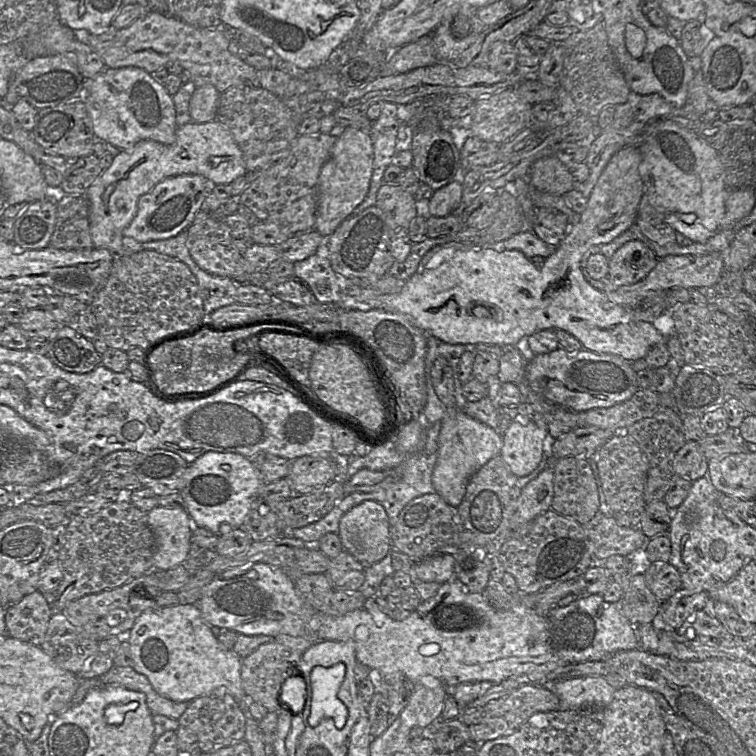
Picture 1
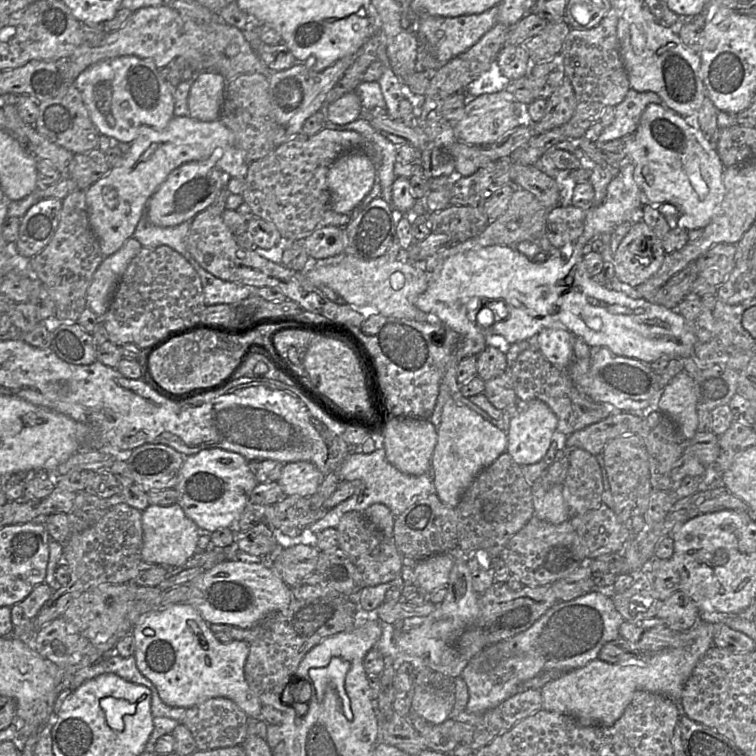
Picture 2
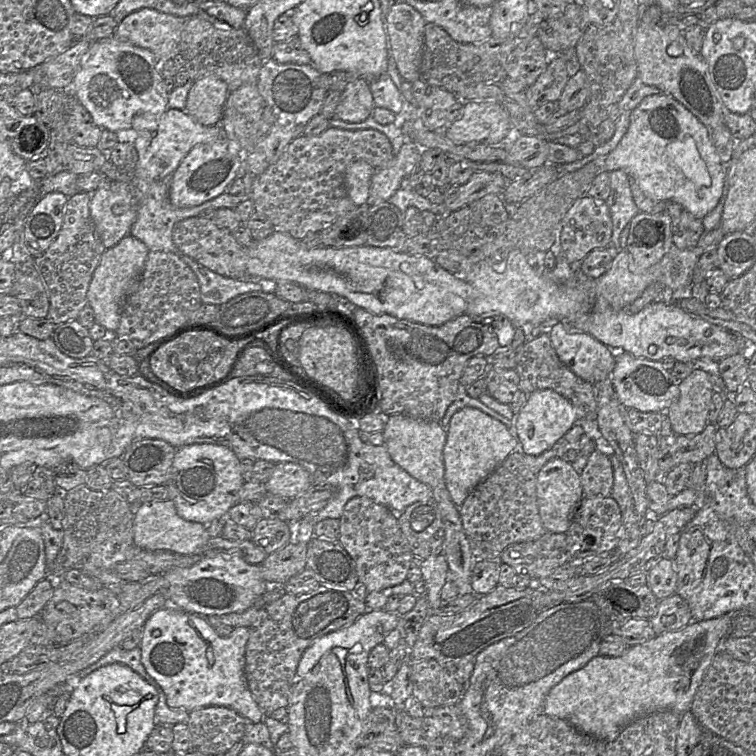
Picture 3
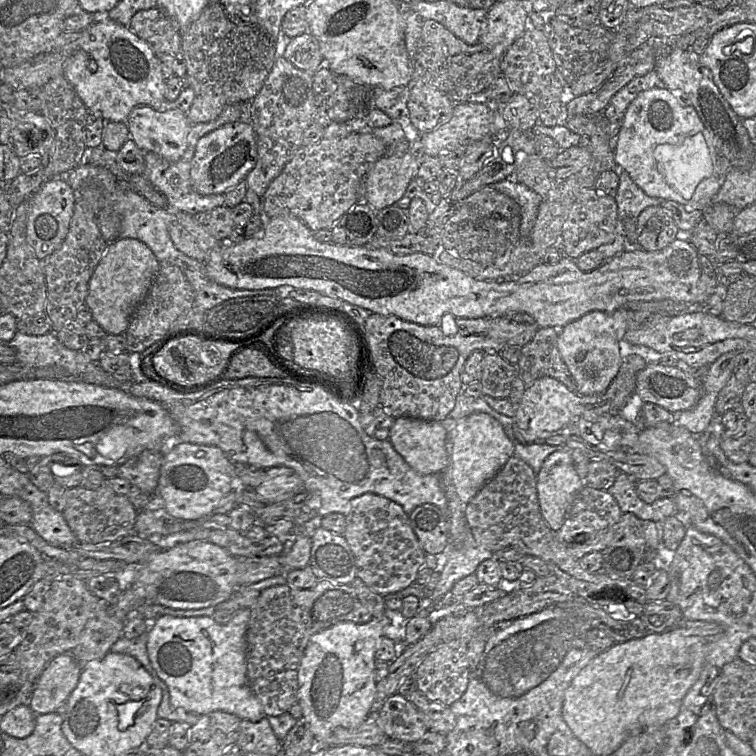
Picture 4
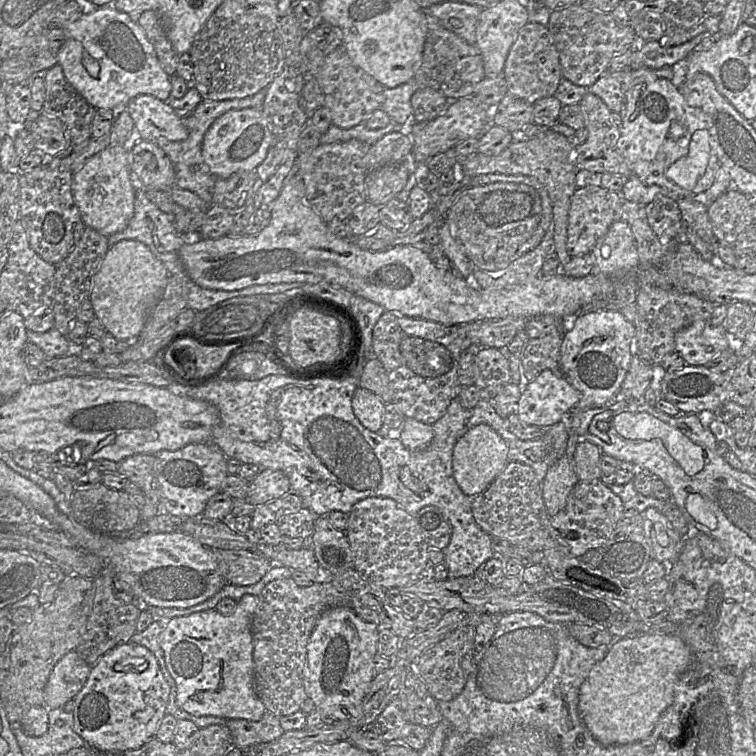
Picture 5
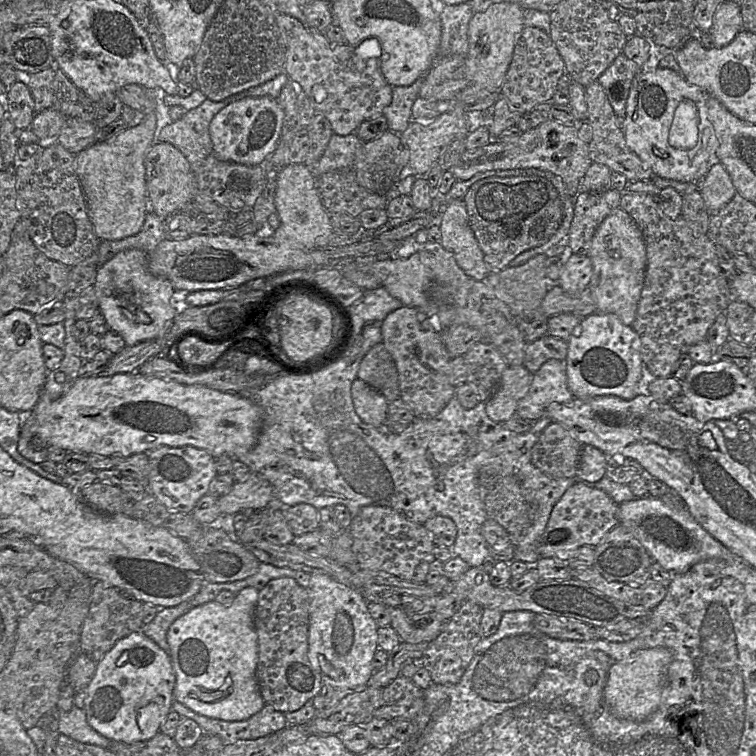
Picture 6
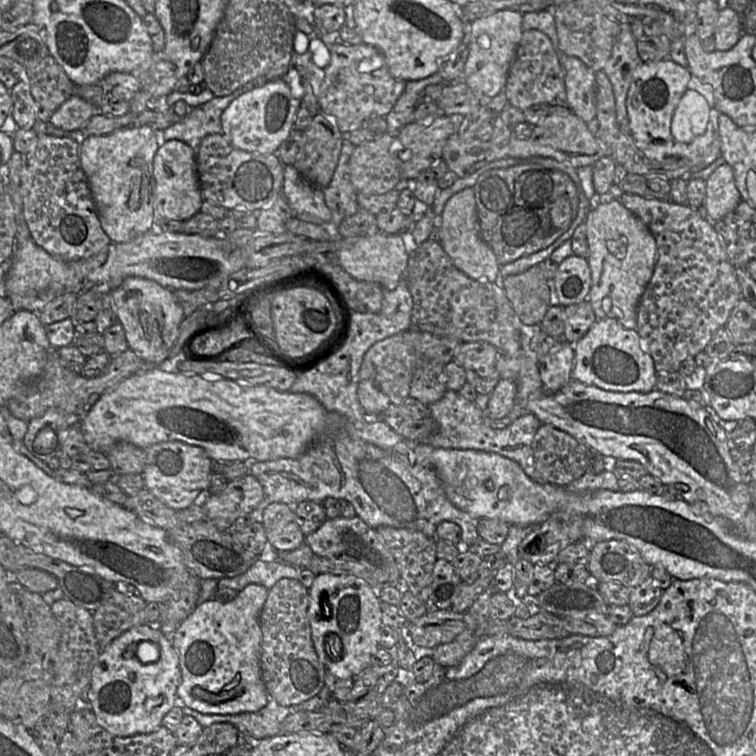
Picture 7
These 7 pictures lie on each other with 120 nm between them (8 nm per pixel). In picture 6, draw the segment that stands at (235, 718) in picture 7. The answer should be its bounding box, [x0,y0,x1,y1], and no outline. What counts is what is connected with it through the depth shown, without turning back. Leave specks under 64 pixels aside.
[172,699,288,744]

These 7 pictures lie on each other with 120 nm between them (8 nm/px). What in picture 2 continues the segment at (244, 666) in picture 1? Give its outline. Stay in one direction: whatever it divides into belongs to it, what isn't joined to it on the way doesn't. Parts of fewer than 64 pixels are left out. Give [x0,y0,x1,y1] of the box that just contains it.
[244,595,357,712]

